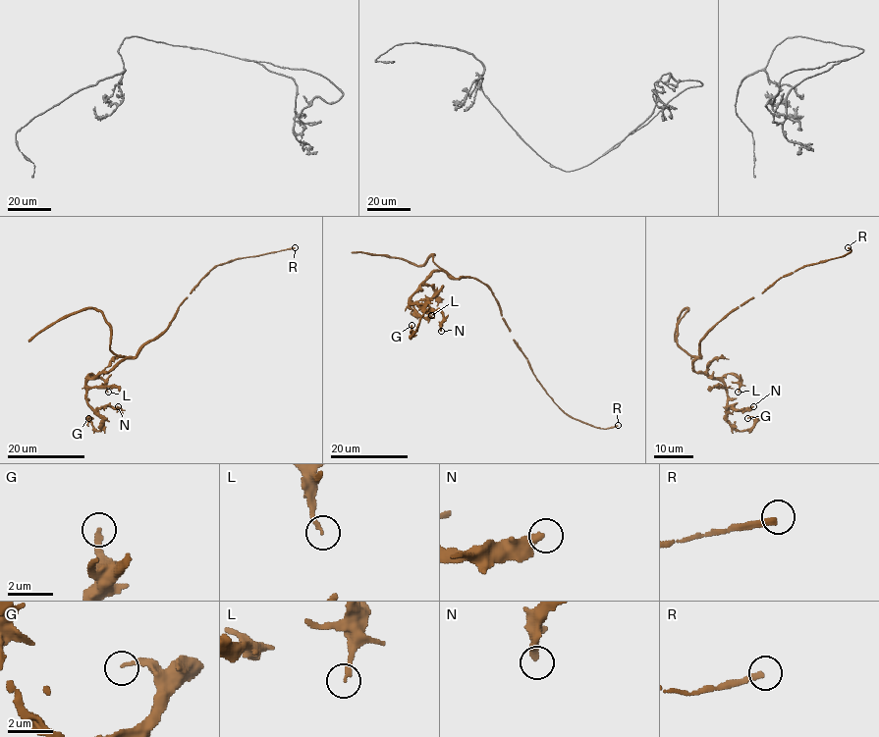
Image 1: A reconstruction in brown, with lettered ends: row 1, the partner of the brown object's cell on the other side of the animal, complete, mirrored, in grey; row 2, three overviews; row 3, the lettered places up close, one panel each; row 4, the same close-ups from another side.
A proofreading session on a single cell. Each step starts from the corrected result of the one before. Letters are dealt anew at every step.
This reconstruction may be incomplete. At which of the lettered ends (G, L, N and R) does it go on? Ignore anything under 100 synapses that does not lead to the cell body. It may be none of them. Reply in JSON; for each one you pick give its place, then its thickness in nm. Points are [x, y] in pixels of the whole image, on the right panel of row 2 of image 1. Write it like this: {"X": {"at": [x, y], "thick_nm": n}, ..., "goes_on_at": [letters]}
{"R": {"at": [848, 247], "thick_nm": 260}, "goes_on_at": ["R"]}

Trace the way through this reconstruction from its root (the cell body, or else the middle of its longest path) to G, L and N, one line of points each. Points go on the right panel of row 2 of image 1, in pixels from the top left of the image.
G: (717, 323), (700, 341), (693, 369), (722, 382), (732, 426), (747, 430), (753, 424), (747, 418)
L: (717, 323), (700, 341), (700, 358), (693, 363), (693, 369), (714, 377), (733, 373), (740, 379), (738, 392)
N: (717, 323), (700, 341), (700, 358), (693, 363), (693, 369), (722, 382), (727, 409), (753, 406)

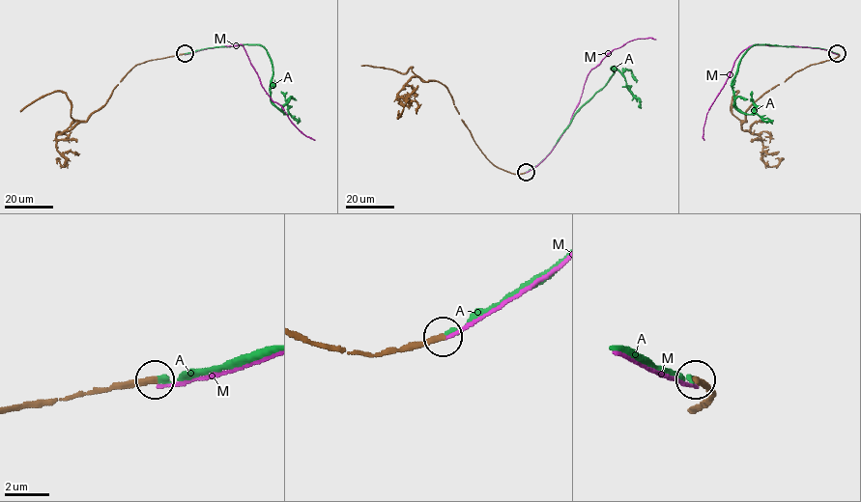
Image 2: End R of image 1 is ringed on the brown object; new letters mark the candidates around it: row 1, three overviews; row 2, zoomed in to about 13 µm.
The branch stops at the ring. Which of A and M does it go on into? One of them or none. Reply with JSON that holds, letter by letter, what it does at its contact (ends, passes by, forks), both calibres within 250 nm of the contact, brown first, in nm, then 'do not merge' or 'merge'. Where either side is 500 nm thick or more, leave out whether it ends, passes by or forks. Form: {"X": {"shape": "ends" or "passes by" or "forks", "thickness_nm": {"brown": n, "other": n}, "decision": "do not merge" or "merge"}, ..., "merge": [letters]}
{"A": {"shape": "ends", "thickness_nm": {"brown": 280, "other": 240}, "decision": "merge"}, "M": {"shape": "ends", "thickness_nm": {"brown": 280, "other": 130}, "decision": "do not merge"}, "merge": ["A"]}

